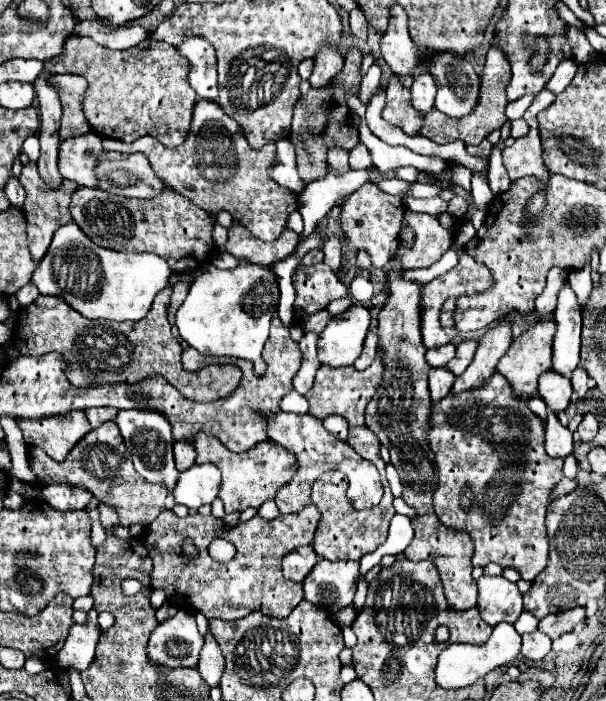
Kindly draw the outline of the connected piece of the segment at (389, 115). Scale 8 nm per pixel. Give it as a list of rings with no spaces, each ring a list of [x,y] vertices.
[[[394,74],[386,84],[386,106],[382,116],[386,122],[402,128],[408,136],[418,136],[418,128],[424,122],[424,114],[412,106],[410,90],[404,88]]]

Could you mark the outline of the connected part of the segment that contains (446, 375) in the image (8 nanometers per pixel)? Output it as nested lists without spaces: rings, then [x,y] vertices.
[[[430,368],[430,396],[432,402],[440,402],[444,396],[450,394],[456,376],[446,368]]]

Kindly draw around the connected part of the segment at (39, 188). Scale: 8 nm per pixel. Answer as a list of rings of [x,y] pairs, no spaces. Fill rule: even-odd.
[[[28,162],[28,164],[22,168],[20,182],[22,182],[22,186],[26,188],[24,212],[26,212],[26,222],[28,222],[28,248],[30,248],[32,258],[34,258],[36,262],[40,262],[42,256],[46,254],[50,242],[52,242],[54,232],[56,232],[62,224],[68,224],[68,222],[72,220],[68,206],[70,206],[70,196],[72,196],[72,192],[74,192],[78,186],[76,186],[76,182],[62,180],[60,190],[48,190],[48,184],[38,176],[36,162]]]

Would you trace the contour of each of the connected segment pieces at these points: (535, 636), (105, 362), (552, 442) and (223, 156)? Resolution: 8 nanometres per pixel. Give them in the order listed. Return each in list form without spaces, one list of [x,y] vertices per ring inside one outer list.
[[[536,630],[532,634],[524,634],[522,636],[522,656],[526,660],[538,662],[550,652],[550,644],[552,644],[552,640],[546,634],[542,634],[540,630]]]
[[[164,288],[152,304],[152,310],[140,322],[88,320],[72,310],[60,298],[38,296],[16,314],[14,344],[22,356],[42,356],[60,352],[68,362],[68,380],[74,386],[96,386],[102,382],[138,382],[152,374],[162,374],[180,394],[192,402],[214,402],[226,398],[240,384],[240,370],[234,364],[212,364],[198,372],[188,372],[180,364],[182,346],[170,330],[168,304],[172,288]]]
[[[548,414],[546,420],[546,452],[552,458],[566,458],[572,454],[572,432],[560,424],[556,414]]]
[[[196,102],[190,134],[178,148],[166,148],[152,136],[138,138],[132,144],[104,138],[102,146],[104,150],[114,152],[146,154],[158,178],[166,180],[166,184],[172,186],[176,192],[192,200],[208,214],[216,214],[220,210],[230,212],[256,238],[264,242],[274,242],[276,238],[280,238],[290,212],[298,208],[296,194],[270,178],[270,168],[276,162],[276,142],[270,142],[260,150],[252,150],[238,122],[228,118],[228,114],[224,114],[224,110],[216,102]]]

